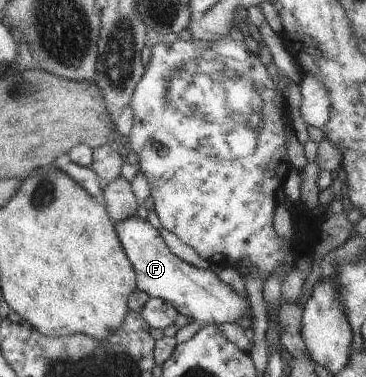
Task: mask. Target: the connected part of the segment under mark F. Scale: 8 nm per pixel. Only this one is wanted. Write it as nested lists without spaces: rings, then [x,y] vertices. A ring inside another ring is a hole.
[[[131,216],[113,227],[128,262],[135,274],[135,289],[149,298],[159,298],[167,302],[177,313],[192,317],[205,324],[235,322],[249,313],[247,299],[241,299],[232,289],[220,282],[212,268],[196,269],[172,255],[158,231],[146,221]]]

